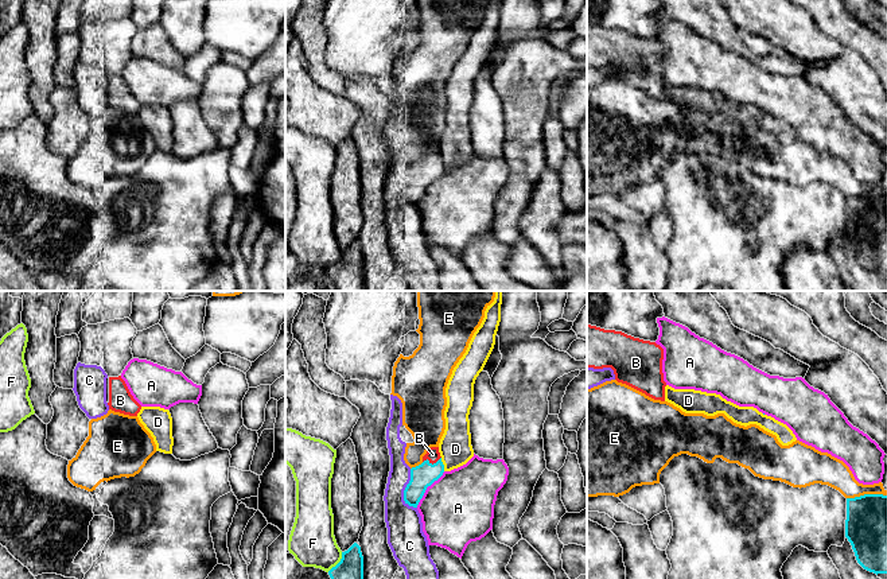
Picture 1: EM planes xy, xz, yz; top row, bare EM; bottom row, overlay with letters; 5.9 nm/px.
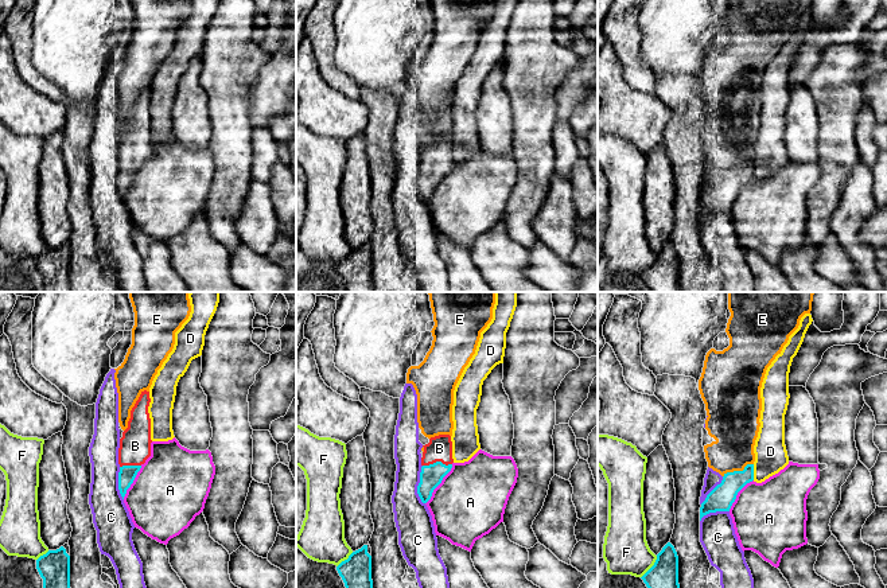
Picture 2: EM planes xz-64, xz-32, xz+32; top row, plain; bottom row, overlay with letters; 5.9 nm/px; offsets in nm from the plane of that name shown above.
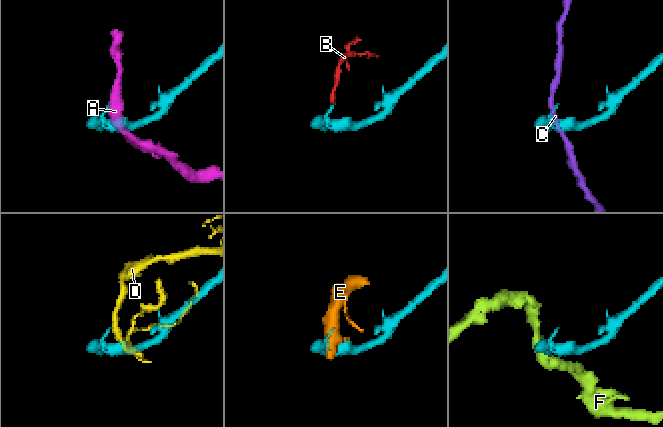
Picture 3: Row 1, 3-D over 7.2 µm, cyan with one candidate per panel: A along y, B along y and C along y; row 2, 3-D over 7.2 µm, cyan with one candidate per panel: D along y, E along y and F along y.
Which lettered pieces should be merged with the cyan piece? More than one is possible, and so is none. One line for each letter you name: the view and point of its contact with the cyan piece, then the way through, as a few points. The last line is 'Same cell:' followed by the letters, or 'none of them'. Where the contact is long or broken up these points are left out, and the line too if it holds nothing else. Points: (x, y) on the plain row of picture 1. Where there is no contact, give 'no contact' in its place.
B: contact xz (431, 162); way xz (423, 174), (431, 162), (432, 152)
Same cell: B

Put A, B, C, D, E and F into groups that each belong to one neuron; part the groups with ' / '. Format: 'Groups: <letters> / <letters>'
Groups: A / B / C / D / E / F

